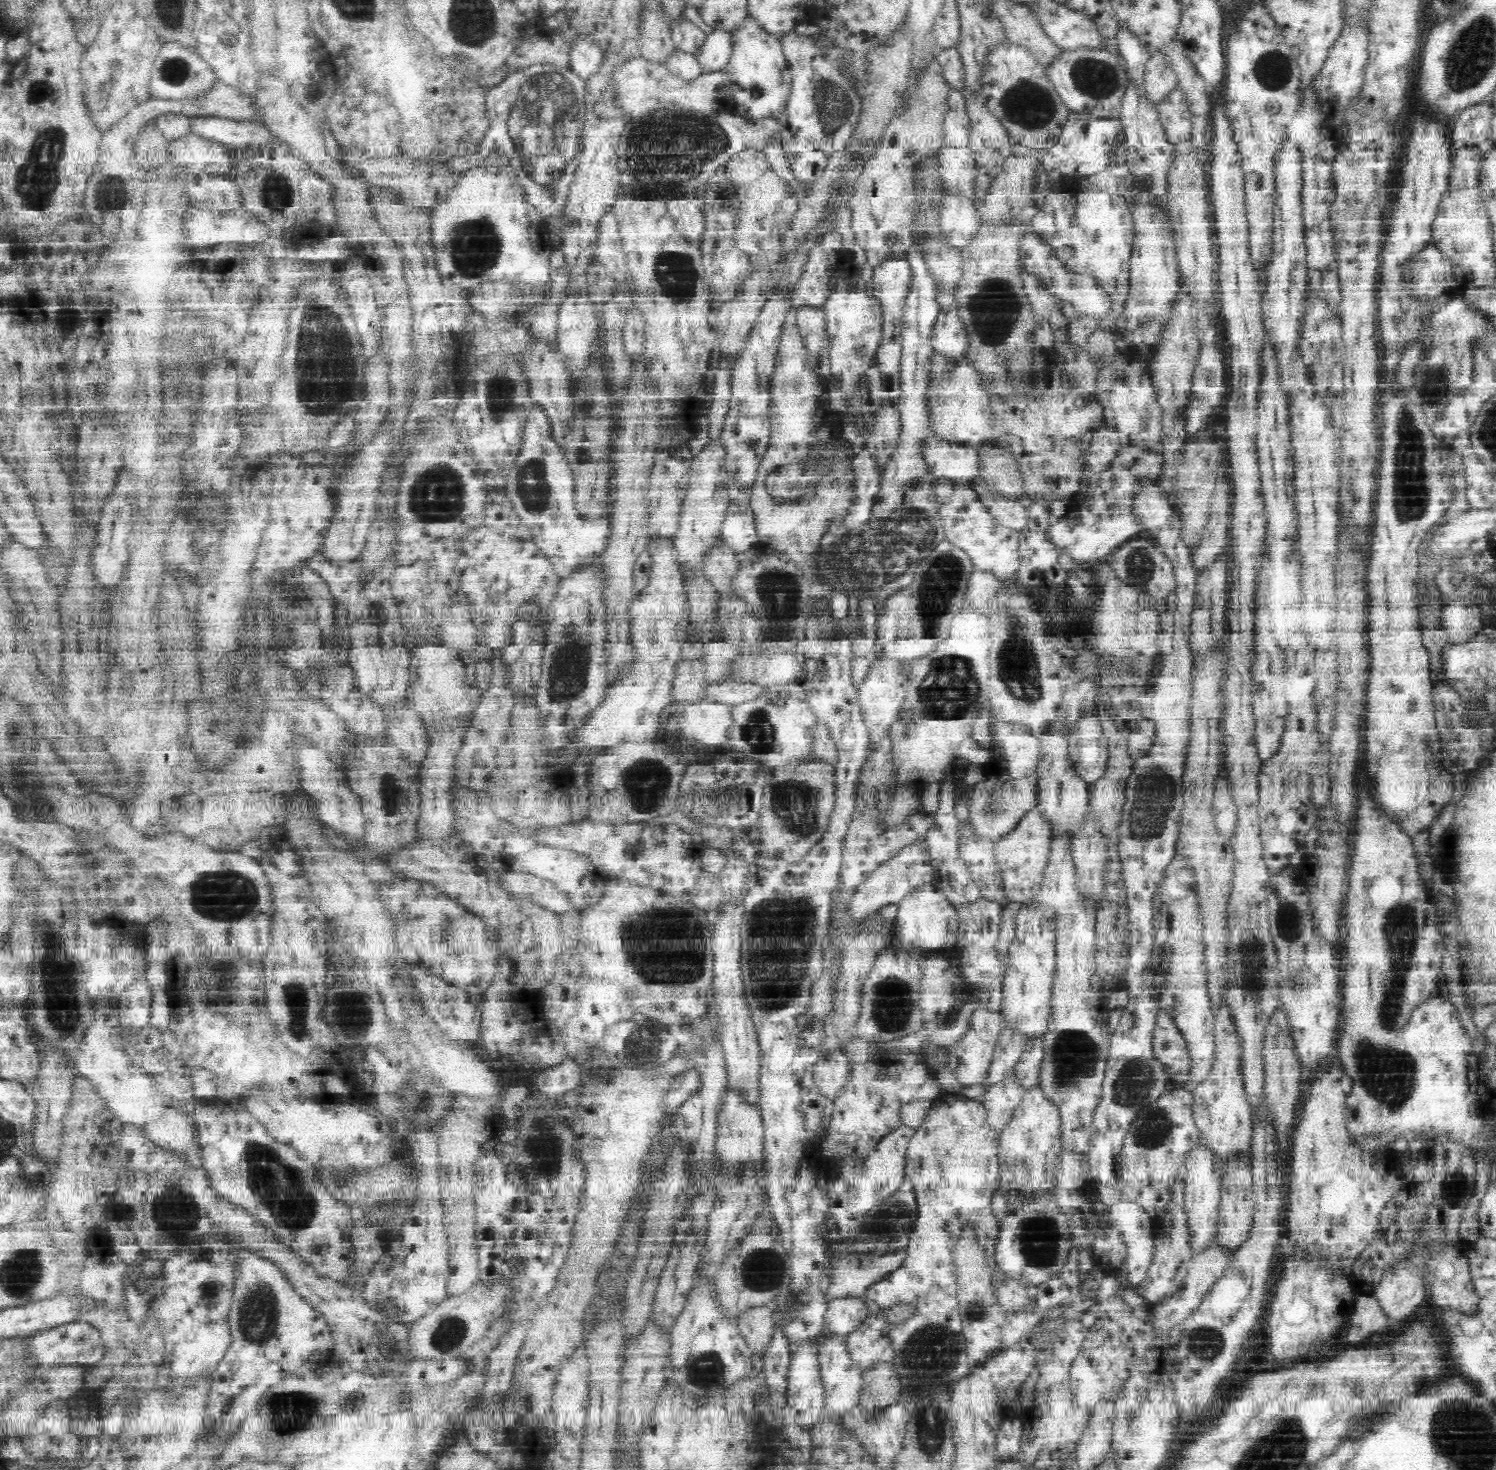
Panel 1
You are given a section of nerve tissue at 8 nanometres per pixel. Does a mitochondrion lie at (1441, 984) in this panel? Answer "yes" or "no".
no

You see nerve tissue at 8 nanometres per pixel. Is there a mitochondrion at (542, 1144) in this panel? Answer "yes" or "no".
yes

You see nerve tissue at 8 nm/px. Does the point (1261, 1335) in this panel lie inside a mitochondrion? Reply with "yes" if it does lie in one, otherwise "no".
no

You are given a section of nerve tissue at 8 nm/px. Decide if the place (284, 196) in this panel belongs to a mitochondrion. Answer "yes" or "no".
no

